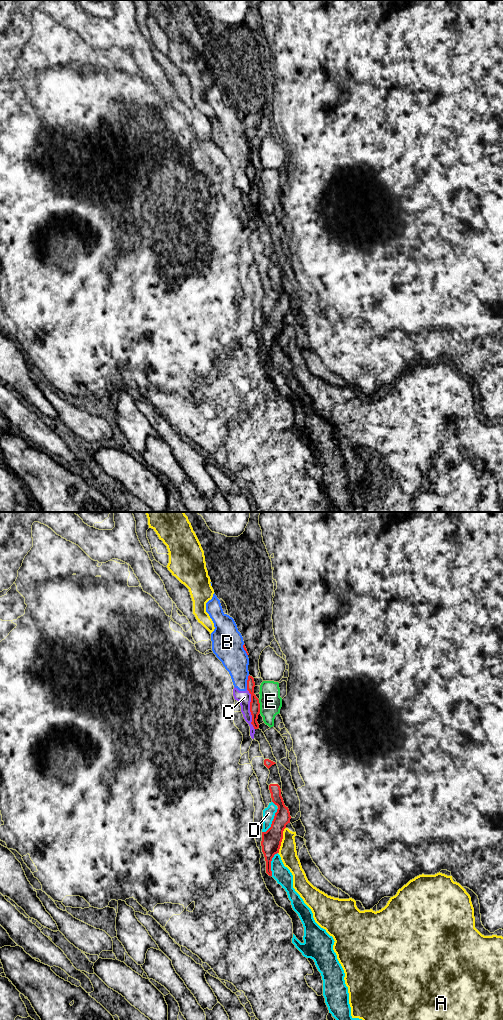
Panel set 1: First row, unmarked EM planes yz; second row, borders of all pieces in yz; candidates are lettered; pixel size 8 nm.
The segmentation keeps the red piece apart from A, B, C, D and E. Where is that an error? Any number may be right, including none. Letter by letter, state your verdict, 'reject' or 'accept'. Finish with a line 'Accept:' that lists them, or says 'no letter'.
A: reject
B: reject
C: reject
D: reject
E: reject
Accept: no letter

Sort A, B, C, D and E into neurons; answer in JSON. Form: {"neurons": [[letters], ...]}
{"neurons": [["A"], ["B", "C", "D"], ["E"]]}

